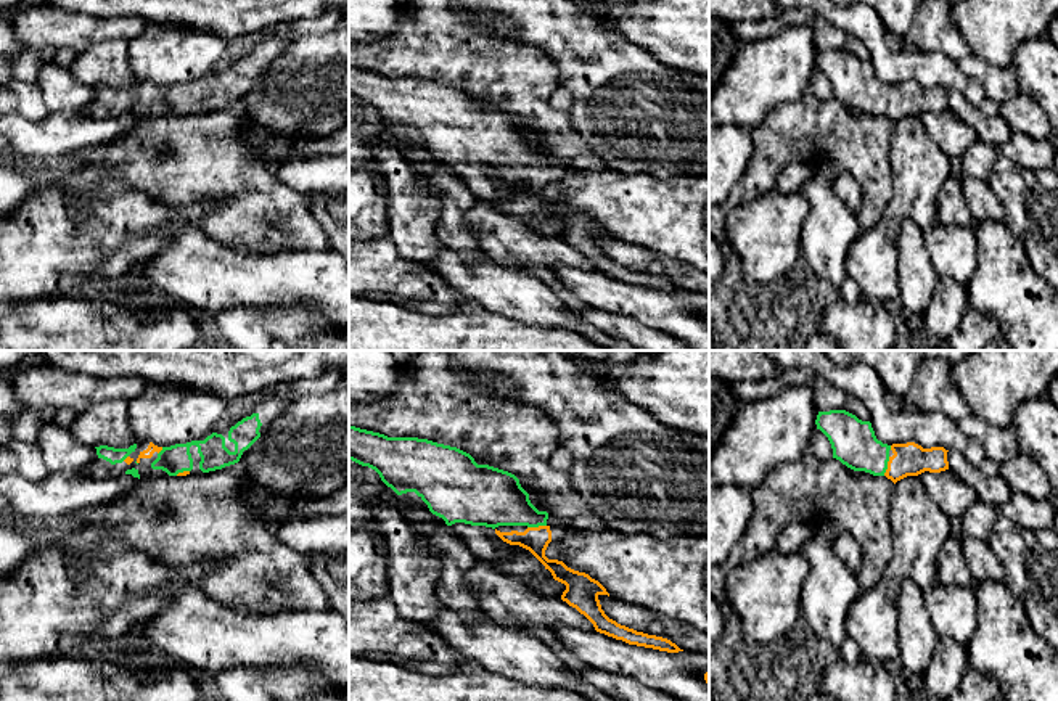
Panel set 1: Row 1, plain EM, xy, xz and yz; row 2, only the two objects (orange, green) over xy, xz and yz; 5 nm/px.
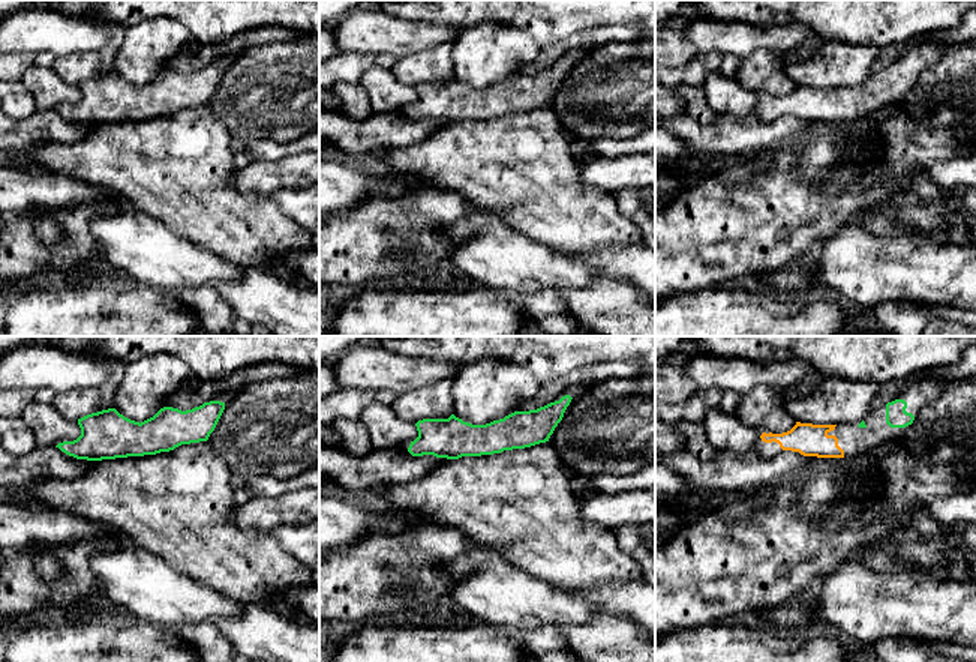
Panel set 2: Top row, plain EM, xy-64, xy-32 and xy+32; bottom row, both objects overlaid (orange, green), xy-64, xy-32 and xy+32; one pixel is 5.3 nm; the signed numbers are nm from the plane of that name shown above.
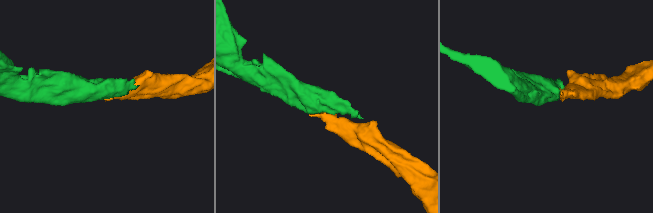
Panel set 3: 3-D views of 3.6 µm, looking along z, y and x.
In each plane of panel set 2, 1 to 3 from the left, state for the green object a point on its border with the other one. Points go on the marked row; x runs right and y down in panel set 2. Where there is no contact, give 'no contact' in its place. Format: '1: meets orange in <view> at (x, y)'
1: no contact
2: no contact
3: no contact

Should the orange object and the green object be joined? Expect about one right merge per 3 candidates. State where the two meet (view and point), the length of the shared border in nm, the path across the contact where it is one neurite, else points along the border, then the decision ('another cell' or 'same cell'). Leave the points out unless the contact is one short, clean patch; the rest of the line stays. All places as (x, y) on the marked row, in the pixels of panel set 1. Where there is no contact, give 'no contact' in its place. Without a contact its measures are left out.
contact xz (536, 528); length 100 nm; way xz (534, 539), (536, 528), (518, 510), (496, 499); same cell

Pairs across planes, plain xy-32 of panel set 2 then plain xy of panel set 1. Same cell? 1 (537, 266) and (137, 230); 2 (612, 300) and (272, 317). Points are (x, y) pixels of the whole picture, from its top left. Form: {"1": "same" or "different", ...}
{"1": "different", "2": "same"}

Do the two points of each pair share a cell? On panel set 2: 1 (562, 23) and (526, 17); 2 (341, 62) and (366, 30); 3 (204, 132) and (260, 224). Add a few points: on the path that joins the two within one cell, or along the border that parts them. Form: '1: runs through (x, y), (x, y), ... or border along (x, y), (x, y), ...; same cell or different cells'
1: runs through (553, 17), (535, 17); same cell
2: border along (341, 51), (369, 53), (372, 56); different cells
3: runs through (204, 156), (204, 171), (236, 206); same cell

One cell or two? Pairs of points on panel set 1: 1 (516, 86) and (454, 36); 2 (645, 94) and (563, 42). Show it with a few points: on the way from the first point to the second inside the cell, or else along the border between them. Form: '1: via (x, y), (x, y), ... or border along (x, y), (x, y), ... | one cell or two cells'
1: via (499, 86), (465, 53) | one cell
2: via (624, 84), (610, 76), (584, 50) | one cell

